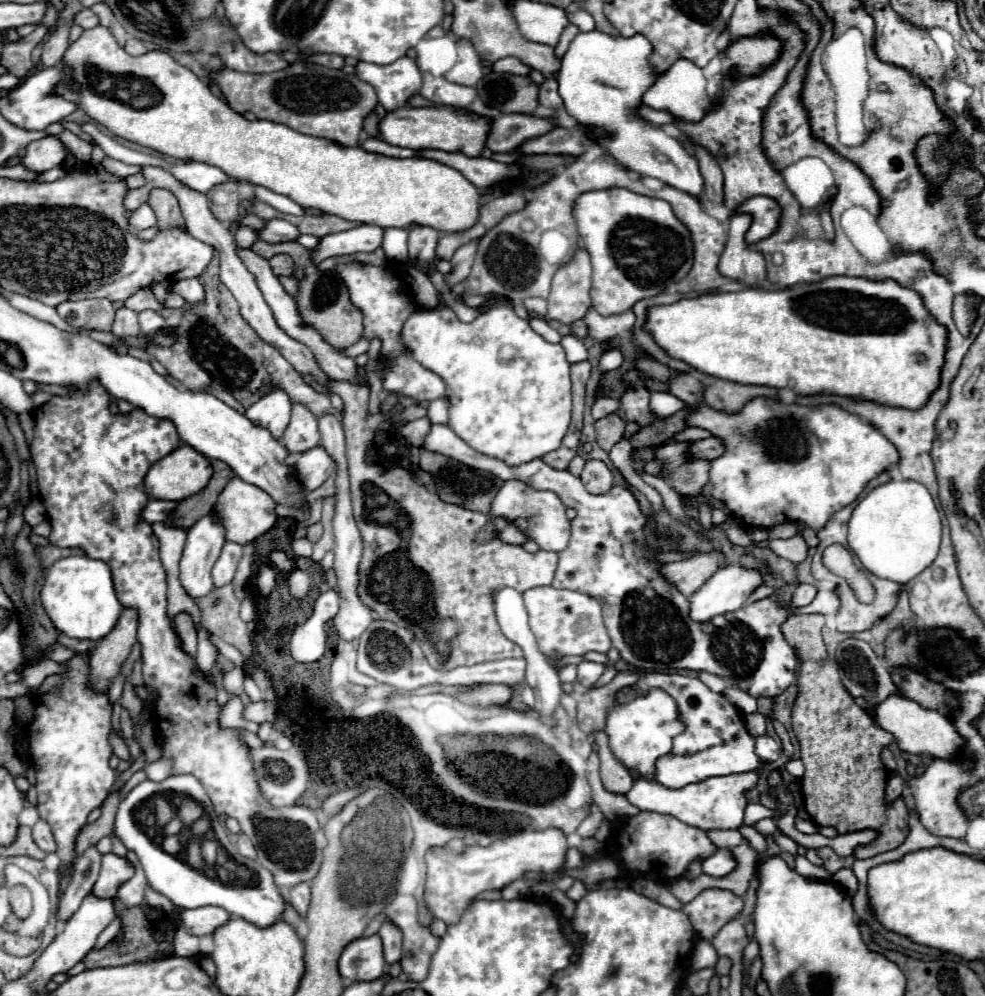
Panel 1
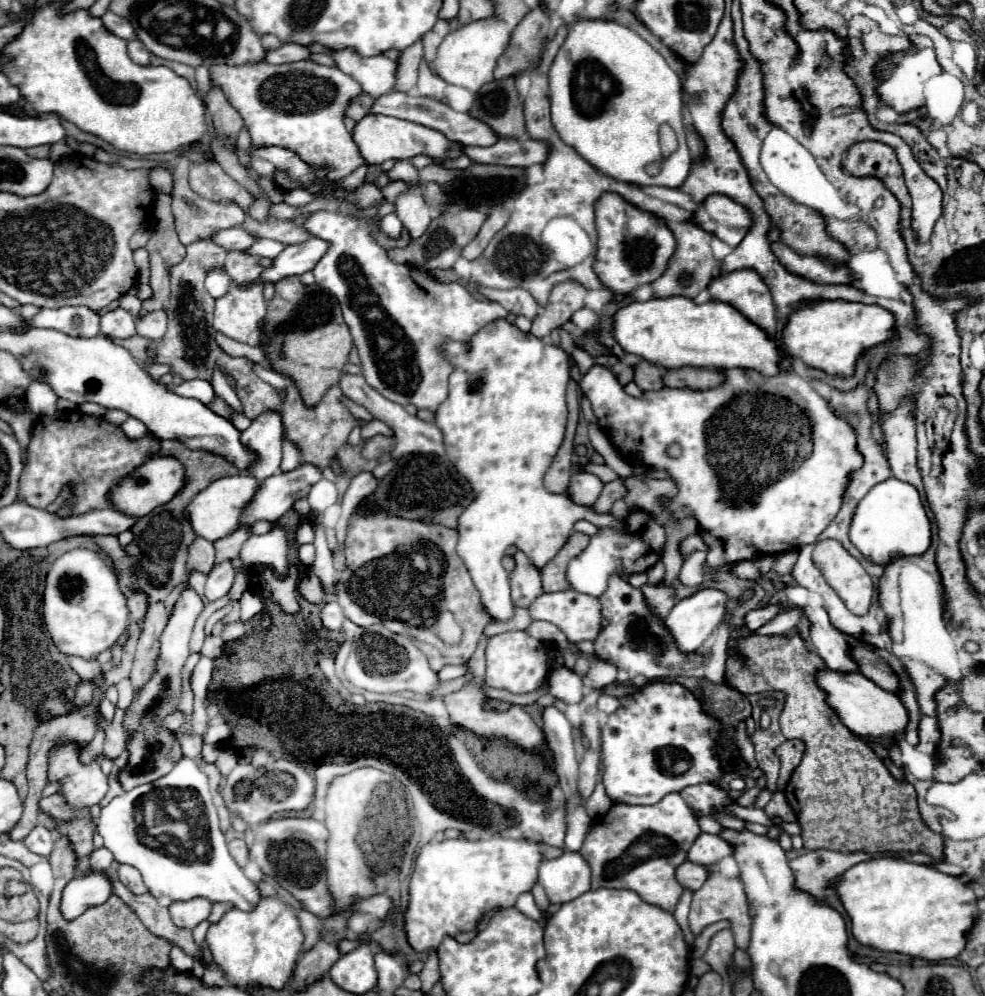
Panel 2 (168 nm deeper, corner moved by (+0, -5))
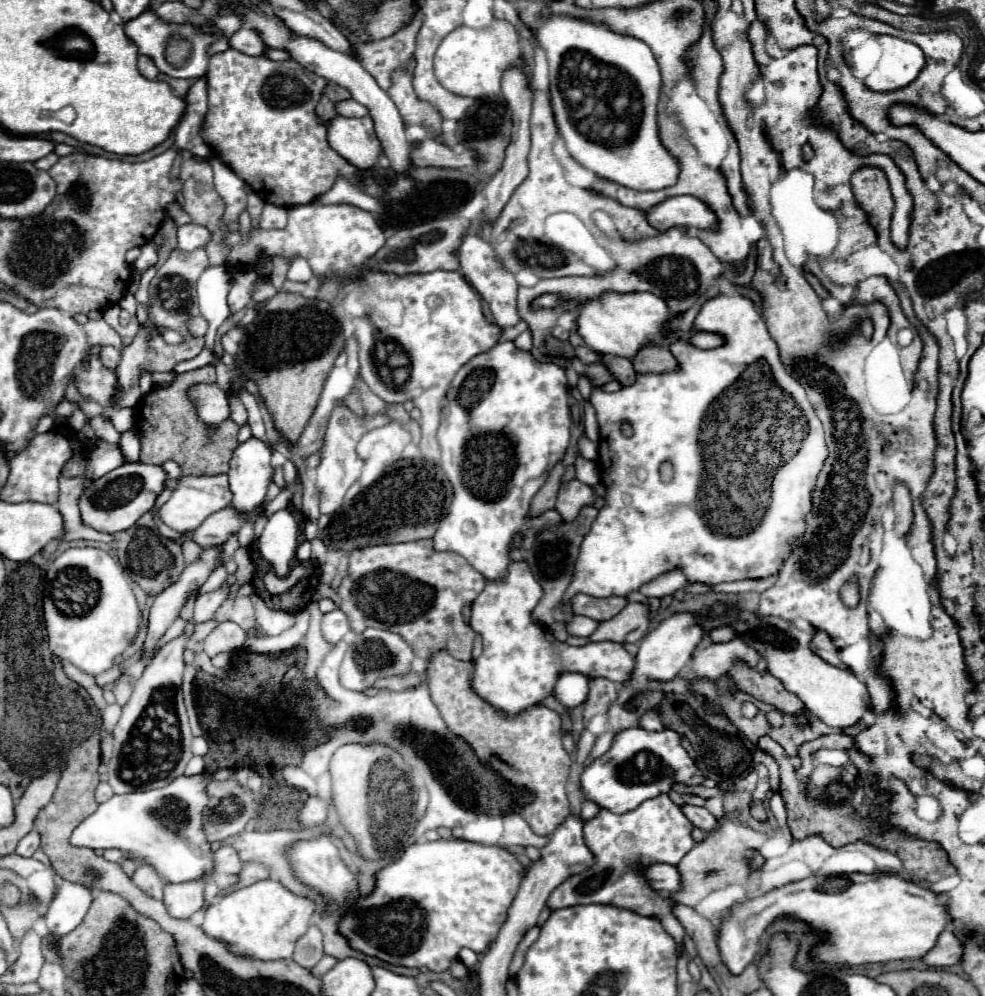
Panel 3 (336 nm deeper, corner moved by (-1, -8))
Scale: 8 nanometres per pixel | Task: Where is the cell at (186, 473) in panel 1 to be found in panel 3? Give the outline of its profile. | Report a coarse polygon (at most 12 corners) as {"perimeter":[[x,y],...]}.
{"perimeter":[[124,462],[84,488],[82,522],[128,530],[164,490],[160,466]]}

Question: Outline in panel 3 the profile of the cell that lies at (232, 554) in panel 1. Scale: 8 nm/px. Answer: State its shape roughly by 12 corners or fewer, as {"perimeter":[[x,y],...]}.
{"perimeter":[[228,584],[196,600],[194,622],[212,620],[228,594]]}

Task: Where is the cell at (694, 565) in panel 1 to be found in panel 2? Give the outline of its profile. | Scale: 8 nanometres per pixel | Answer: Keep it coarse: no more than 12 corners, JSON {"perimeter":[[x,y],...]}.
{"perimeter":[[671,585],[641,587],[647,603],[665,617],[679,601]]}

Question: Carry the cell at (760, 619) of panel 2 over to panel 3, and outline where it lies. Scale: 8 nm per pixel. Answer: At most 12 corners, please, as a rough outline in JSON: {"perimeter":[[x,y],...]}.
{"perimeter":[[722,626],[712,630],[712,642],[730,642],[734,628]]}

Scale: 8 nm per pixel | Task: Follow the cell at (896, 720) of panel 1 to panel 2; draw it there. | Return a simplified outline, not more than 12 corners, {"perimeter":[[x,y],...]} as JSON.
{"perimeter":[[817,673],[839,719],[859,737],[899,737],[899,695],[861,673]]}

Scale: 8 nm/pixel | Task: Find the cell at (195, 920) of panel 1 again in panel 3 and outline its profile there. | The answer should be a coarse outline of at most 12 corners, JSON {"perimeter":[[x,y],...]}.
{"perimeter":[[168,882],[164,904],[174,918],[204,906],[204,884]]}

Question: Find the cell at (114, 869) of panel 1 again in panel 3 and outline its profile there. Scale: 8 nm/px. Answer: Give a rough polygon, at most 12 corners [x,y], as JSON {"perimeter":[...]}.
{"perimeter":[[54,876],[58,896],[44,918],[48,934],[66,936],[82,922],[94,896]]}

